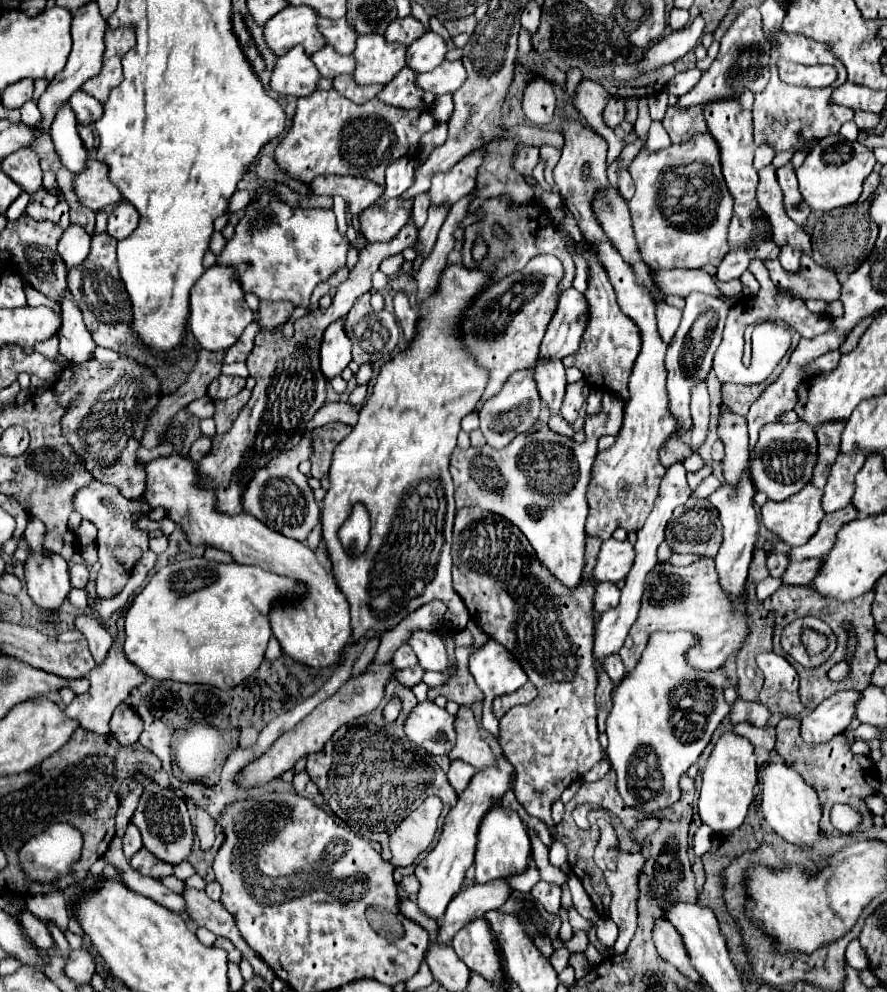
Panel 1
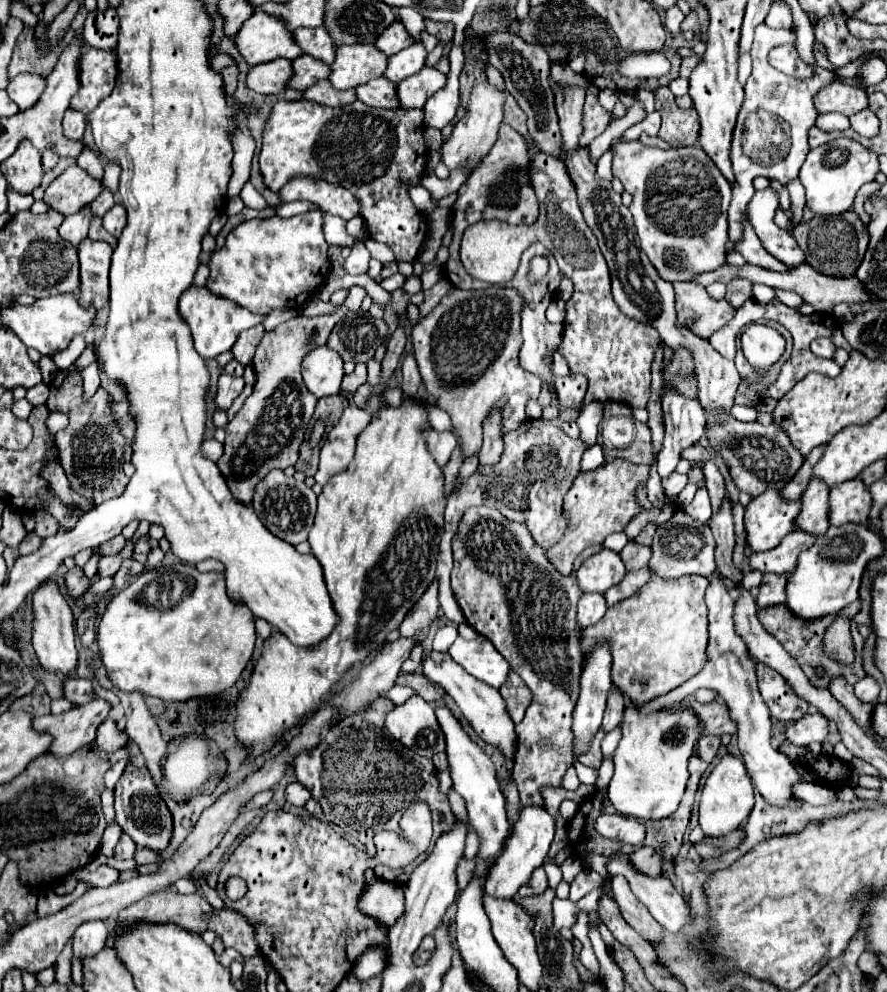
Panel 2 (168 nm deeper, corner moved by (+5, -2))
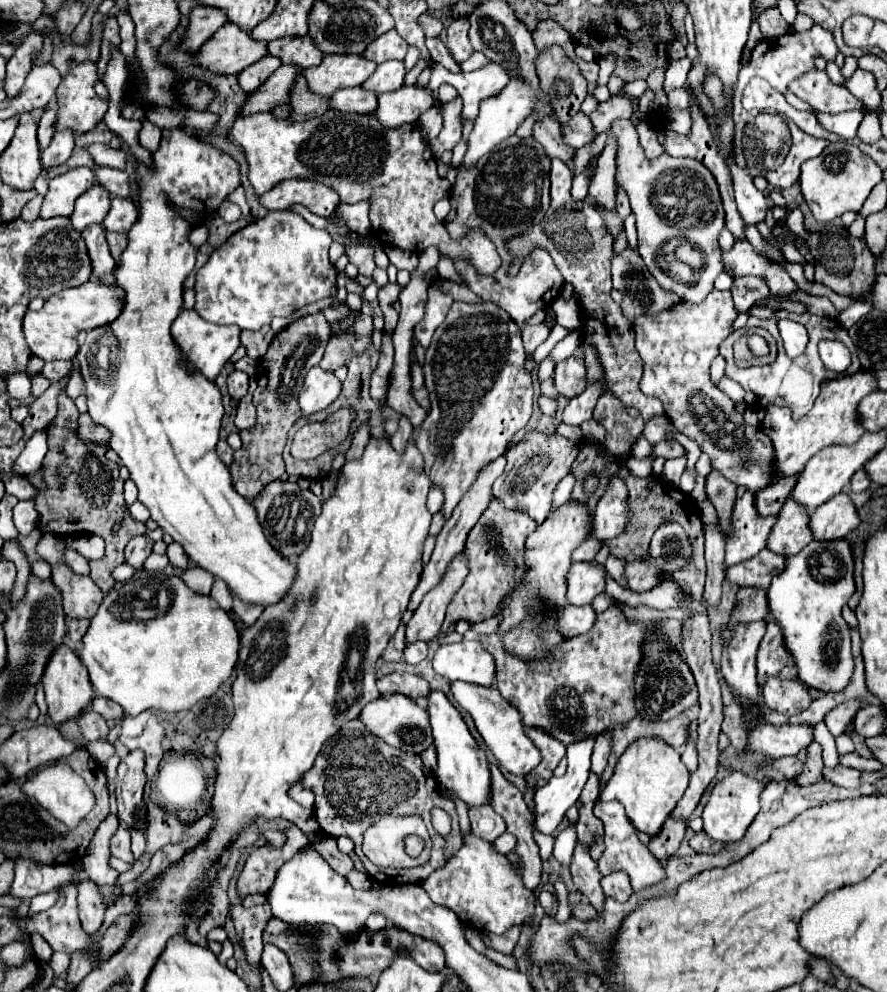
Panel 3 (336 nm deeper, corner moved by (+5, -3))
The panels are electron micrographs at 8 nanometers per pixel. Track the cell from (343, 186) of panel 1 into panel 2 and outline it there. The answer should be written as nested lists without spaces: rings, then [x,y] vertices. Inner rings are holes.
[[[312,177],[292,179],[278,191],[278,195],[282,201],[296,201],[296,199],[312,201],[320,205],[324,211],[340,215],[346,221],[358,215],[358,203],[354,201],[354,197],[350,197],[350,191],[334,187],[322,179],[312,179]]]

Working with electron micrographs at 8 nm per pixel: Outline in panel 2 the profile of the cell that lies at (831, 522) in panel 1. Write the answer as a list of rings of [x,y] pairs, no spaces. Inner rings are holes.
[[[792,531],[782,539],[778,547],[762,553],[752,553],[748,563],[754,571],[760,573],[792,573],[798,561],[798,553],[802,553],[802,549],[808,549],[812,541],[814,537],[810,537],[808,533]]]

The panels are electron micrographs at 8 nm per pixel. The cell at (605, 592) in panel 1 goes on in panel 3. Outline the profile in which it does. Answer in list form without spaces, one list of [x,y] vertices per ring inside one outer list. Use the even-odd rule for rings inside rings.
[[[586,604],[586,606],[564,606],[562,610],[562,618],[558,622],[564,638],[572,638],[576,634],[584,634],[586,630],[590,630],[590,626],[594,626],[596,622],[596,610]]]

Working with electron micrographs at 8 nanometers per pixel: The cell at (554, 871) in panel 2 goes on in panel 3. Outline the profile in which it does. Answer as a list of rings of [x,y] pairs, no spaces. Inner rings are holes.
[[[533,832],[534,840],[539,847],[539,855],[542,861],[547,861],[552,856],[555,839],[553,836]]]

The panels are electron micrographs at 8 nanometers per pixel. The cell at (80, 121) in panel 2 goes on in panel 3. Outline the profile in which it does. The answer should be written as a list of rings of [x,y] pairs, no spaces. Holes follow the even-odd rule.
[[[70,130],[56,132],[52,144],[46,150],[42,150],[42,166],[44,166],[44,170],[54,168],[58,164],[64,164],[70,158],[72,150],[74,150],[74,134],[70,134]]]

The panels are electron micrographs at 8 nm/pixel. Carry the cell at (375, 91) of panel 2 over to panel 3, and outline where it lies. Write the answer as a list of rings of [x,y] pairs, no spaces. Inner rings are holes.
[[[362,86],[338,90],[332,96],[332,110],[340,112],[372,112],[378,106],[378,96],[362,90]]]

